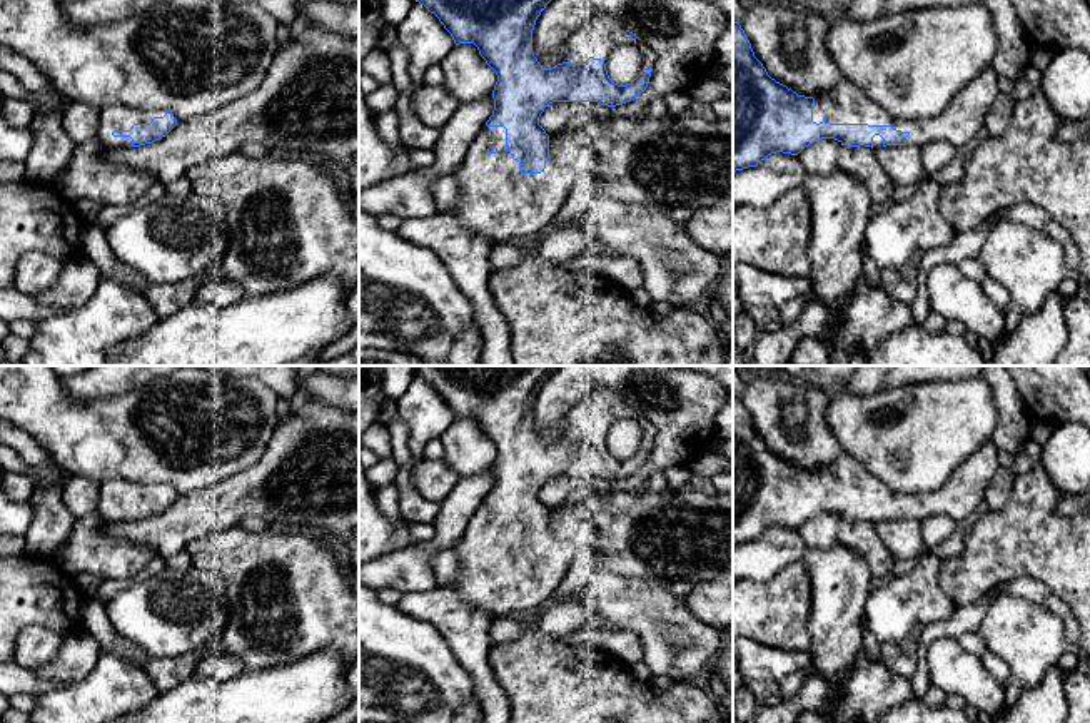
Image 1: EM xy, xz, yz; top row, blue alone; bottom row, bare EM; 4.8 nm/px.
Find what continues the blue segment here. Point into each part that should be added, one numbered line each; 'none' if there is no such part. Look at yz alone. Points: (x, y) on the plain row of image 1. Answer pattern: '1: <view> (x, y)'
1: yz (963, 491)

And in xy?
1: xy (116, 491)

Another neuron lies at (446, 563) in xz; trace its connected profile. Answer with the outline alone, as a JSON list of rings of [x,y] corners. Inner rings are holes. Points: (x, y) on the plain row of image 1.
[[[456,548],[441,549],[432,558],[437,586],[451,586],[459,573],[459,554]]]

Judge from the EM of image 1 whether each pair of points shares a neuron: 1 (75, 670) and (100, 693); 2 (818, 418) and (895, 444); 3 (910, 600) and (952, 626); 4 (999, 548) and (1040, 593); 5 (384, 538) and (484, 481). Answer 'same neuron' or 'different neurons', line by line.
1: different neurons
2: different neurons
3: different neurons
4: different neurons
5: different neurons

